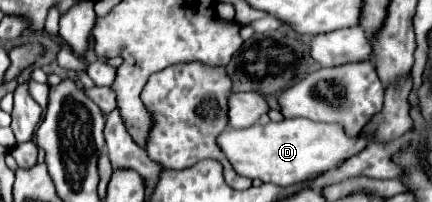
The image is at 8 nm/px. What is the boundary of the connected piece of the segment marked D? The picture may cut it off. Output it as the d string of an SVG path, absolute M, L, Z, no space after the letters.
M306 118L270 122L266 126L250 126L244 130L228 128L218 136L218 146L232 162L234 170L248 178L260 178L262 182L272 182L276 186L292 186L324 174L344 162L346 158L358 154L366 148L366 138L350 138L340 124L320 124Z

